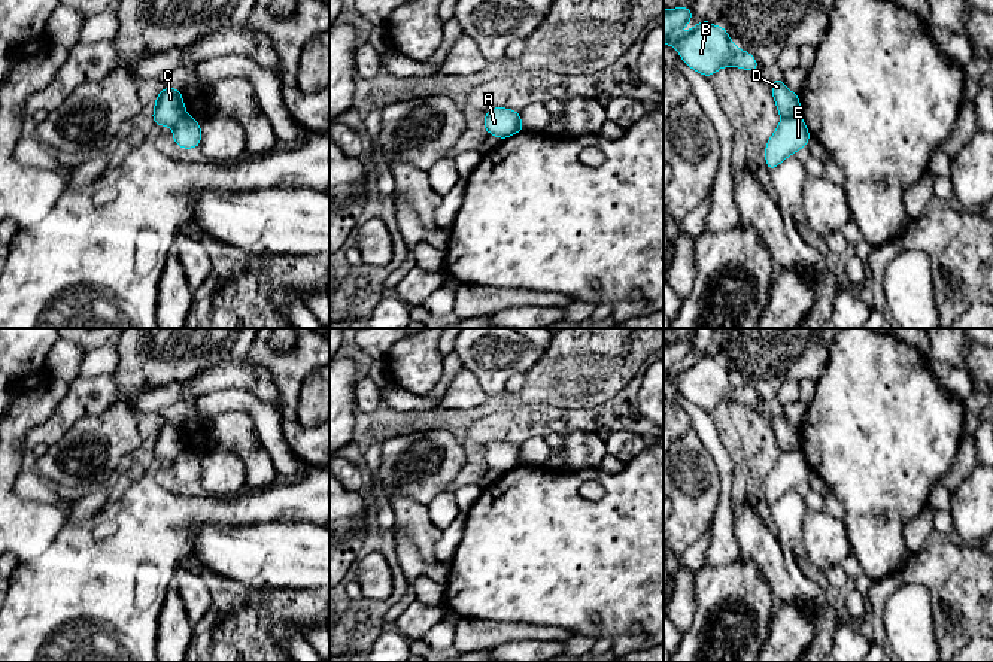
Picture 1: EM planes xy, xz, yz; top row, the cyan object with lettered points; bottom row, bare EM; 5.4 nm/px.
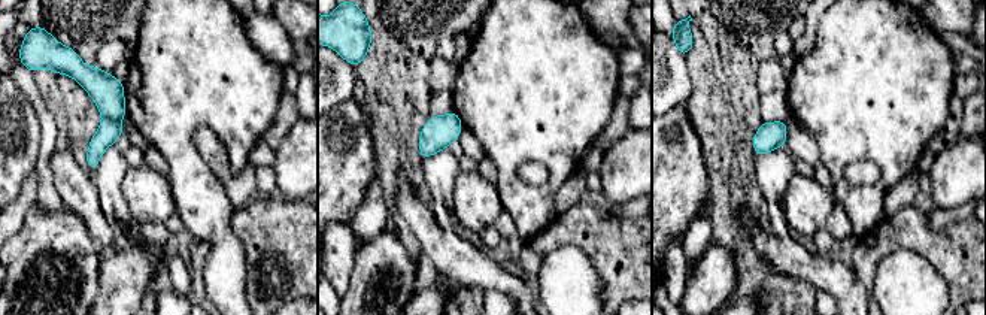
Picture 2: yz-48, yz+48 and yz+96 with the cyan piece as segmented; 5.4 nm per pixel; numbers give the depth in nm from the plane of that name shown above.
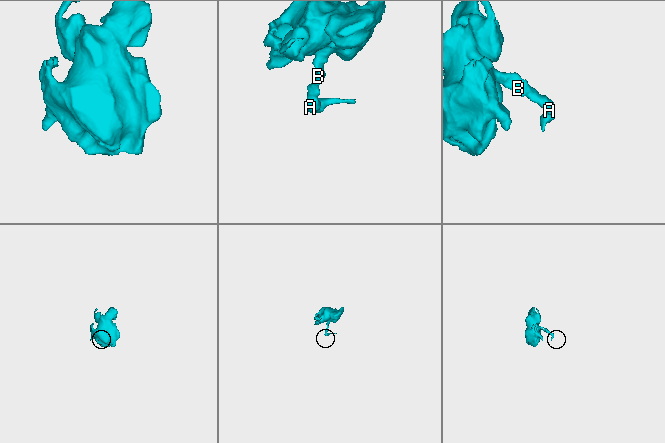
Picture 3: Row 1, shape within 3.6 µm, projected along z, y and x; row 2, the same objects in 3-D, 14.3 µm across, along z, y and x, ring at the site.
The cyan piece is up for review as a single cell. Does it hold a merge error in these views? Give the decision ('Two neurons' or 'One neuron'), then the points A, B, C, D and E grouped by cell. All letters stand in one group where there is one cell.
Two neurons. Groups: A B C D / E

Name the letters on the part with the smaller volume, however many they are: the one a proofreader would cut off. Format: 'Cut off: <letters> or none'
Cut off: E

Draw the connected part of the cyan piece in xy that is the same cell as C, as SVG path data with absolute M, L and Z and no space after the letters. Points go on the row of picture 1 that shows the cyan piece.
M163 88L155 100L152 121L161 127L174 127L185 115L186 107L180 89Z

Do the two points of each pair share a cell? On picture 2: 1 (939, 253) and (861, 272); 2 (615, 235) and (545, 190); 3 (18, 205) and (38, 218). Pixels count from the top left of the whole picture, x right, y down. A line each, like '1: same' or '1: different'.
1: same
2: different
3: different

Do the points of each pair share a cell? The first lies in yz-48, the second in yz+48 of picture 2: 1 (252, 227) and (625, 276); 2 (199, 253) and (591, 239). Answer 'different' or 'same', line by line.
1: same
2: same

